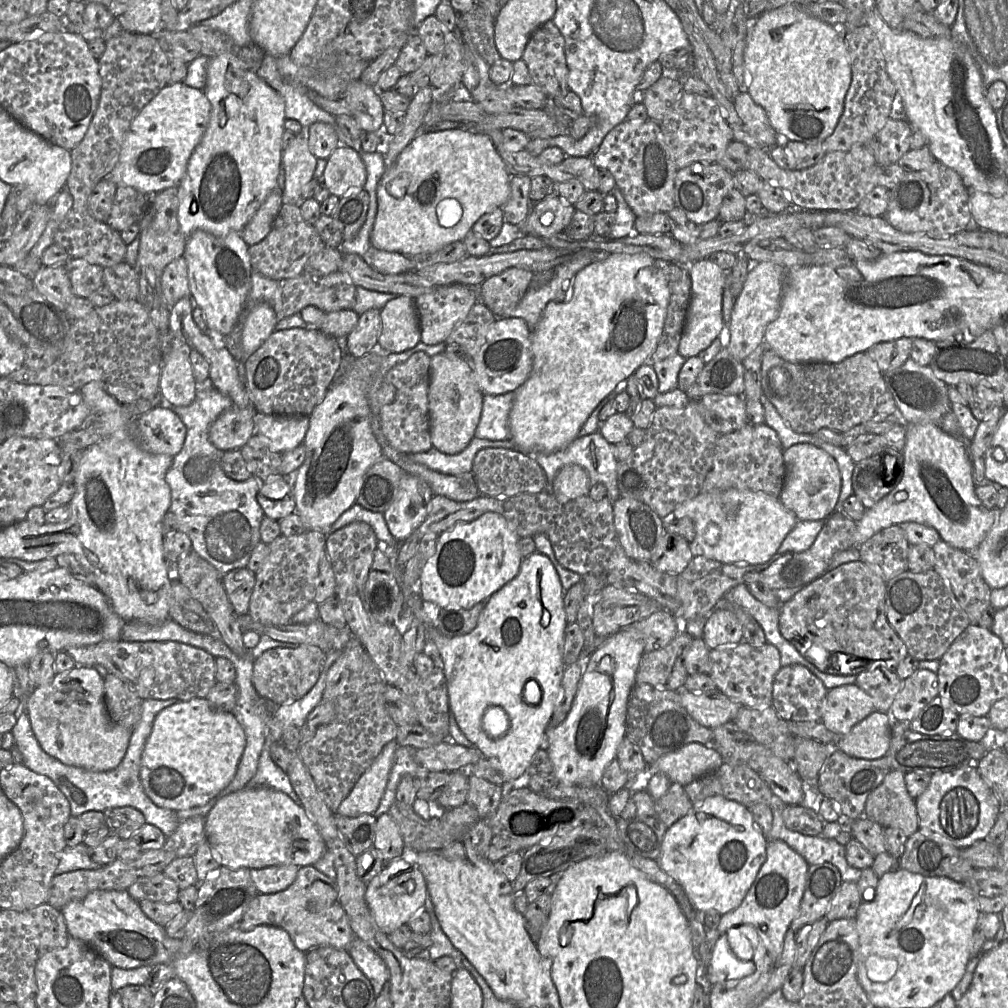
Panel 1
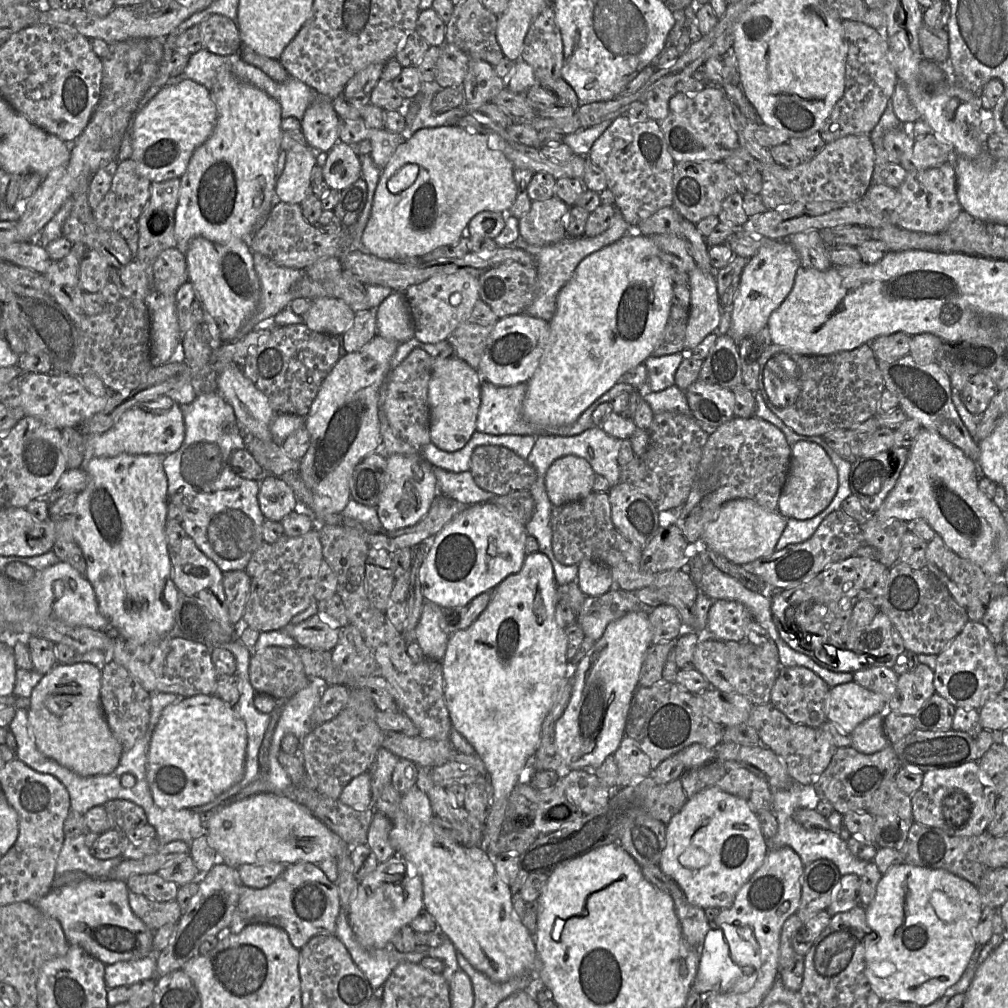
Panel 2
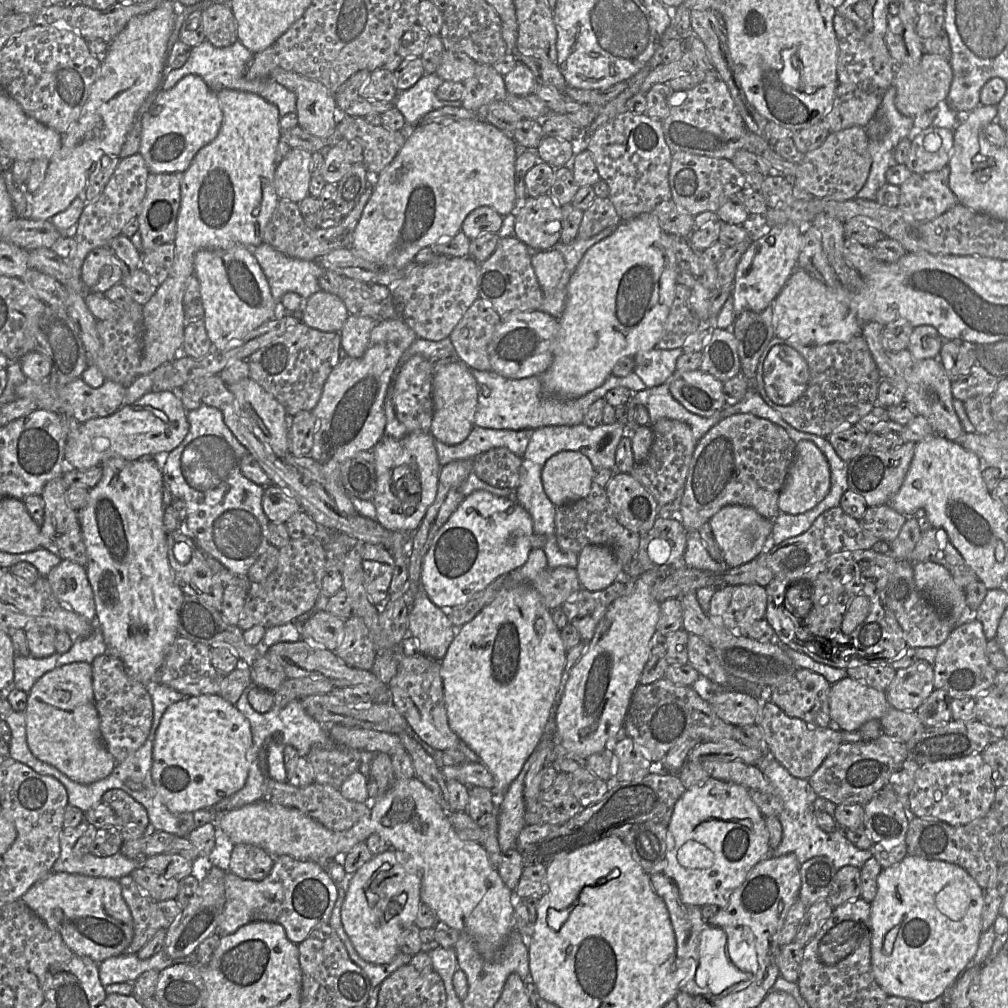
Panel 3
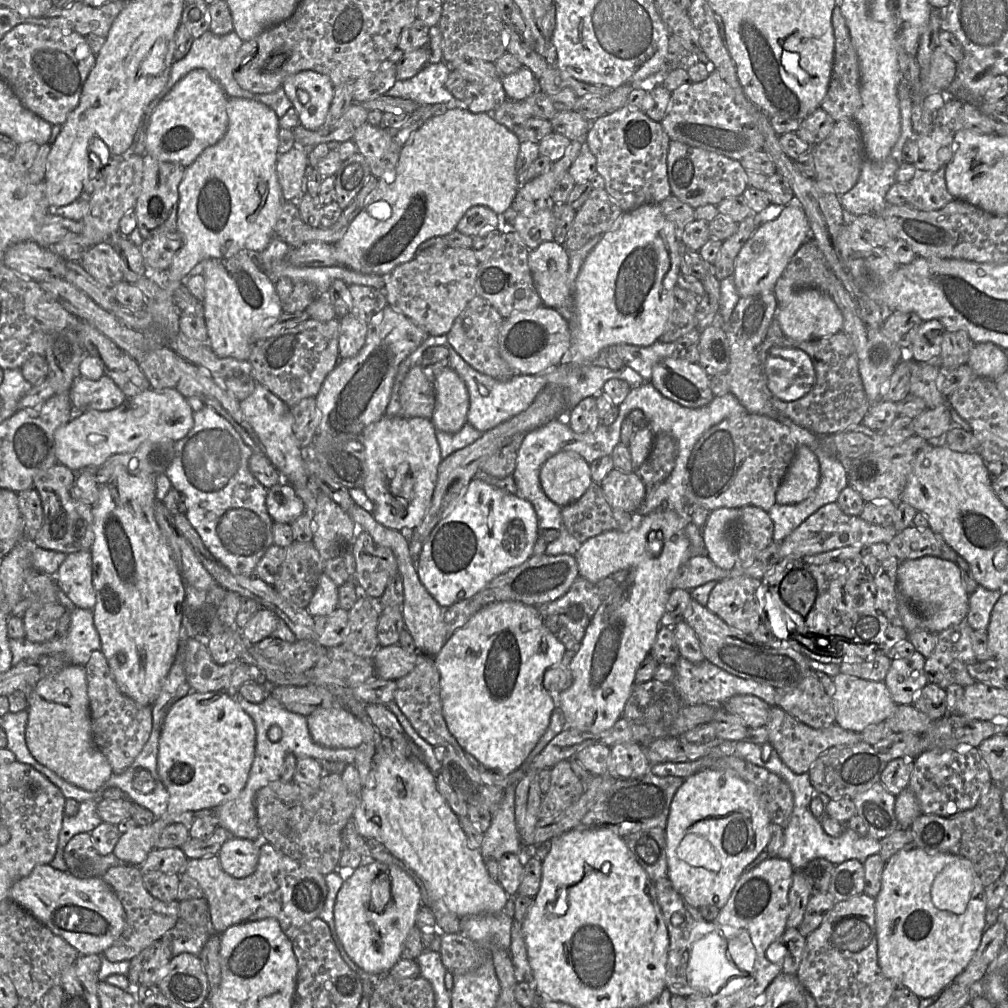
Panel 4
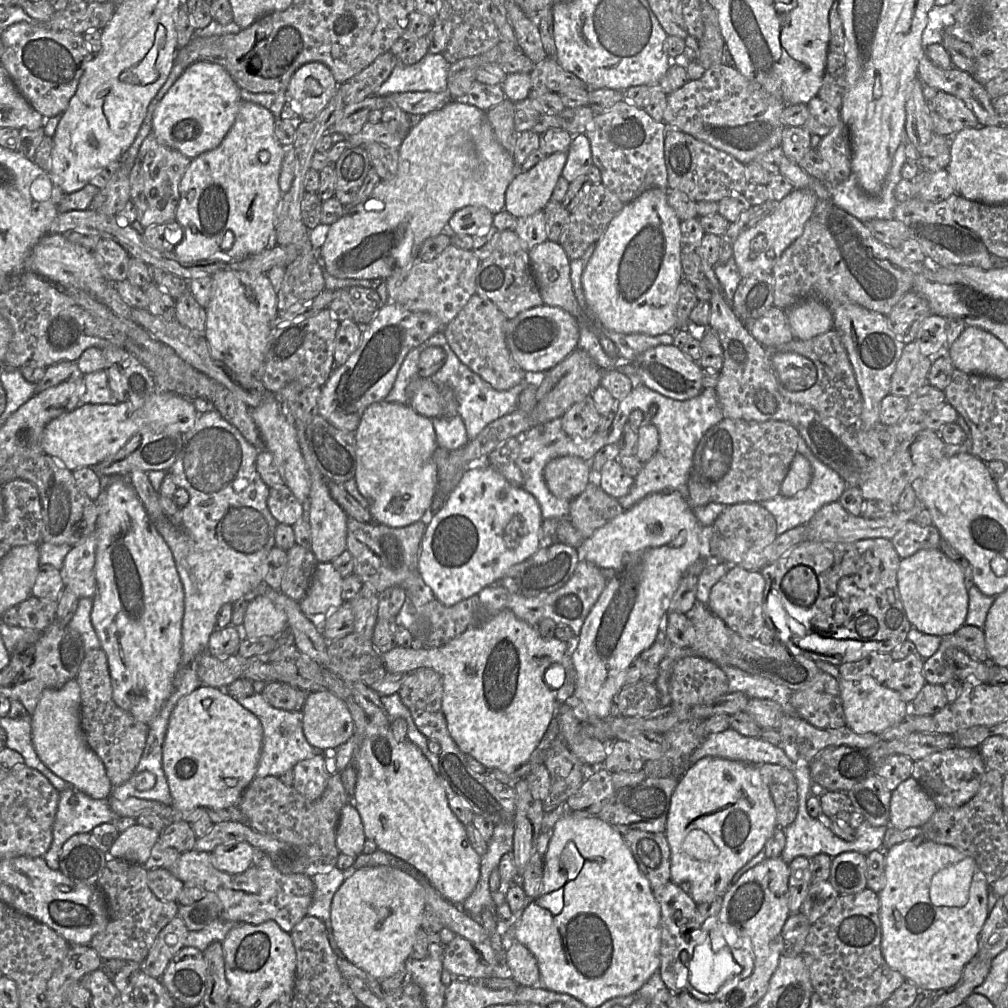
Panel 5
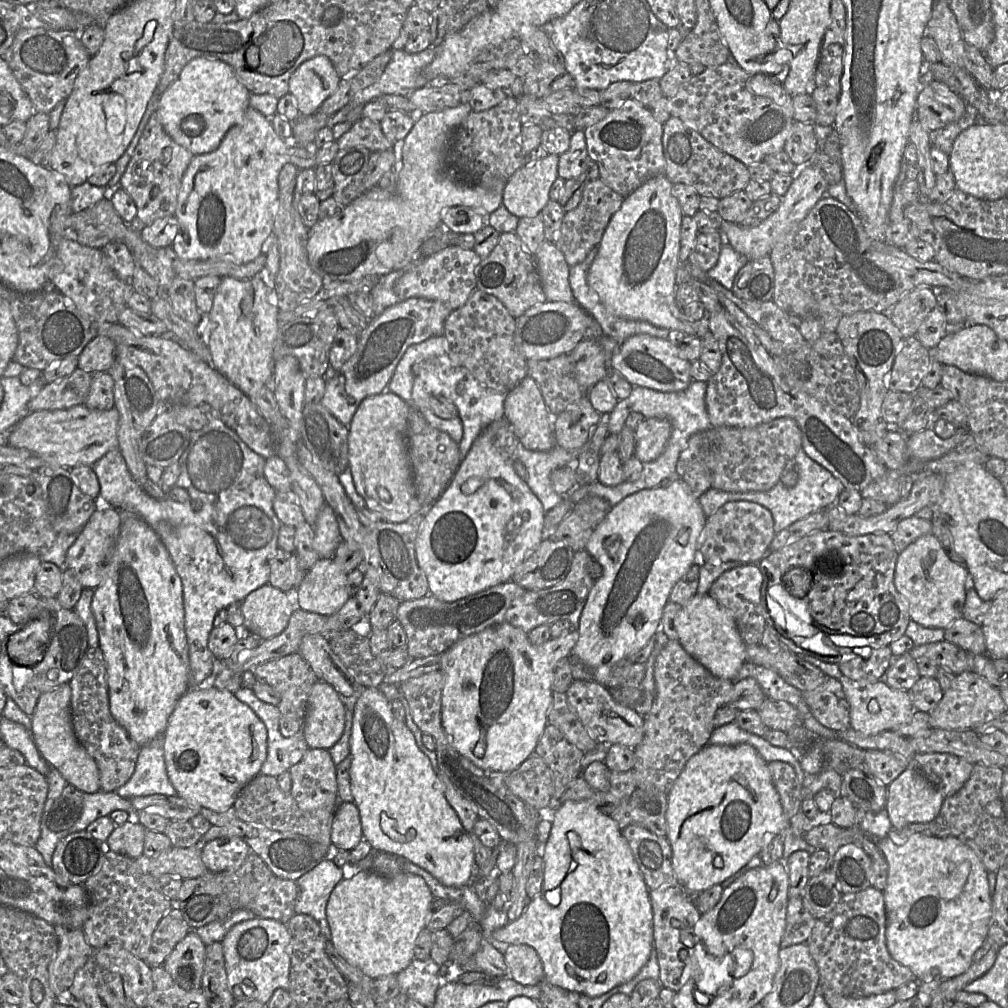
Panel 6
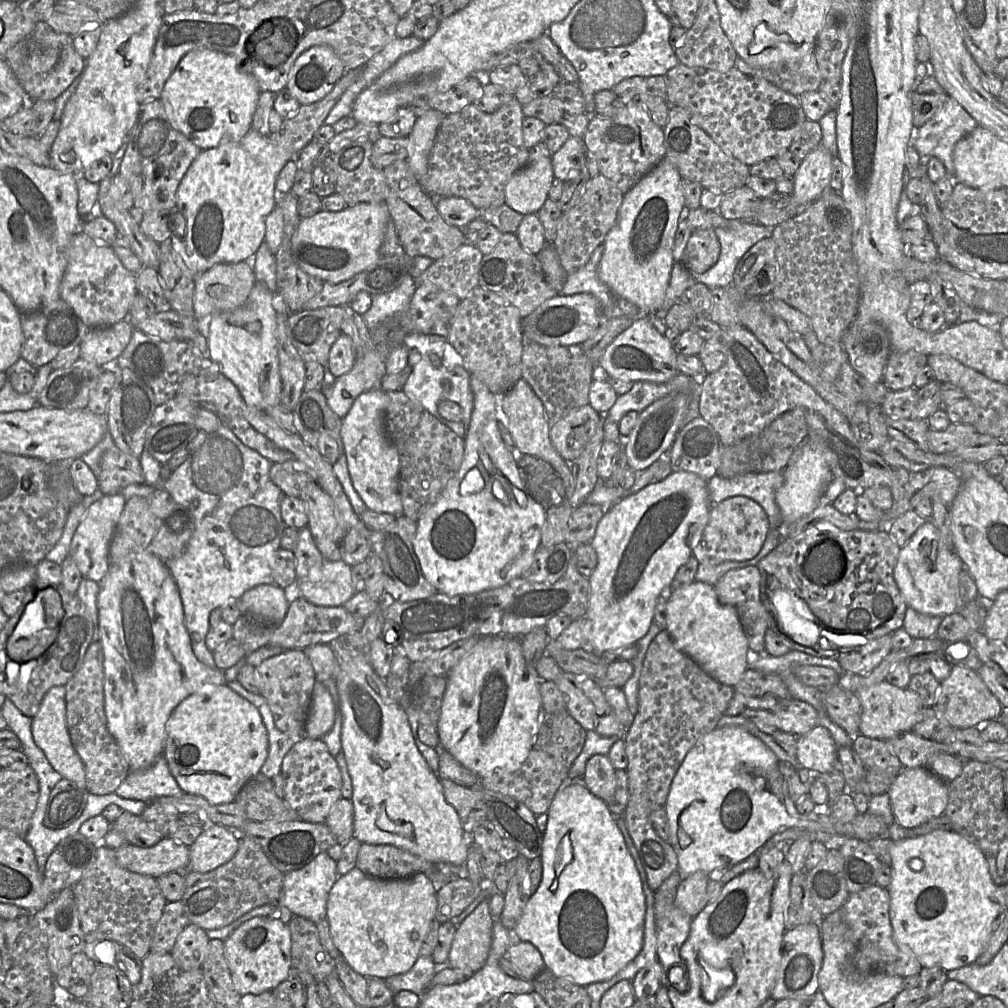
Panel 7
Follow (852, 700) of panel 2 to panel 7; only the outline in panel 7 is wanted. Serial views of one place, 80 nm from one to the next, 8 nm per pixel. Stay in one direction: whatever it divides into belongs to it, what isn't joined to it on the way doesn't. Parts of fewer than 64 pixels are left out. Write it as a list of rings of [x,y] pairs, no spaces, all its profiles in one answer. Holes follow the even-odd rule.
[[[884,680],[853,693],[862,705],[859,733],[866,737],[887,740],[903,732],[910,732],[922,720],[925,706],[920,696],[909,688],[899,688]]]

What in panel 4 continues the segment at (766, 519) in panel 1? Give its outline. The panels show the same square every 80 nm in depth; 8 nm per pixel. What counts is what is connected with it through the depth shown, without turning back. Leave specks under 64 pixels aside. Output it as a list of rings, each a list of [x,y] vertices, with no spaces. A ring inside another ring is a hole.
[[[734,508],[714,510],[710,512],[703,529],[705,555],[723,570],[731,570],[738,564],[732,534],[738,513],[739,509]]]

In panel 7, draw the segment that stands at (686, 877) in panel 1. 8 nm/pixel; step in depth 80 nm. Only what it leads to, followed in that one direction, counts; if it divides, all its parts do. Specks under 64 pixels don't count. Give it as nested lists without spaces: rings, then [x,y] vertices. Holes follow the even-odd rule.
[[[739,726],[716,727],[689,750],[672,781],[665,810],[681,880],[697,871],[720,874],[750,855],[758,854],[759,849],[774,834],[787,828],[821,831],[866,842],[888,837],[885,821],[868,811],[858,813],[852,821],[846,823],[835,821],[830,815],[817,815],[813,811],[801,815],[788,794],[777,756],[760,739]]]

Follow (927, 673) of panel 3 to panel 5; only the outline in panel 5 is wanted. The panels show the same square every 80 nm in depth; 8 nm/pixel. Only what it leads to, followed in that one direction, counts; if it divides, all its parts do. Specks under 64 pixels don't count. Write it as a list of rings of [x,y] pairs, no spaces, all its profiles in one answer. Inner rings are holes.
[[[917,653],[893,661],[887,671],[884,685],[898,692],[906,703],[911,704],[927,683],[923,676],[923,665],[924,659]]]

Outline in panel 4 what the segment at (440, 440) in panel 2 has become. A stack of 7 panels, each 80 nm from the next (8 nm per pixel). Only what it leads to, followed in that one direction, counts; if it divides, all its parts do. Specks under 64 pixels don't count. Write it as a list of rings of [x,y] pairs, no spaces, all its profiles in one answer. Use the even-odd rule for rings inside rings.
[[[450,367],[433,377],[435,406],[431,421],[436,430],[457,433],[467,423],[469,393],[465,382]]]

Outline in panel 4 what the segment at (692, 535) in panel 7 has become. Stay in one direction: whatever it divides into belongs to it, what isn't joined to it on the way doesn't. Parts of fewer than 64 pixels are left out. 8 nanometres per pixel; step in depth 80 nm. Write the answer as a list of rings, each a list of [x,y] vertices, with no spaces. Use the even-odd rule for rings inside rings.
[[[658,508],[640,516],[636,525],[628,531],[610,530],[591,537],[581,544],[575,554],[579,576],[597,583],[618,571],[626,571],[627,578],[599,606],[580,648],[570,664],[573,682],[560,695],[560,709],[565,718],[565,729],[573,728],[584,732],[600,733],[610,729],[621,717],[628,698],[635,685],[635,674],[644,659],[650,655],[655,643],[661,618],[670,597],[672,583],[682,566],[690,559],[690,542],[686,535],[687,520],[675,511]],[[656,530],[662,533],[662,548],[658,556],[650,552],[650,542],[659,541]]]

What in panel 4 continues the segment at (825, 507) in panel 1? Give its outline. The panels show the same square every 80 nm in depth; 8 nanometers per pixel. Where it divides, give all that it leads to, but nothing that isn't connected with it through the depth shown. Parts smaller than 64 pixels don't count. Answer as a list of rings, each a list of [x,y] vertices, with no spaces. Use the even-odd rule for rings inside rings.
[[[797,446],[795,456],[776,492],[779,505],[798,504],[816,489],[820,478],[817,456],[807,446]]]

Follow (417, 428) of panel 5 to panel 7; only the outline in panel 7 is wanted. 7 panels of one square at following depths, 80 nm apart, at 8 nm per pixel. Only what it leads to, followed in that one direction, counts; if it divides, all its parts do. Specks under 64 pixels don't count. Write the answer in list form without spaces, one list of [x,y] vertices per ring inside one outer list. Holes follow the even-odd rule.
[[[381,388],[361,393],[342,418],[341,437],[353,487],[367,509],[398,517],[403,515],[399,494],[400,459],[385,430],[384,414],[388,403],[389,397]]]

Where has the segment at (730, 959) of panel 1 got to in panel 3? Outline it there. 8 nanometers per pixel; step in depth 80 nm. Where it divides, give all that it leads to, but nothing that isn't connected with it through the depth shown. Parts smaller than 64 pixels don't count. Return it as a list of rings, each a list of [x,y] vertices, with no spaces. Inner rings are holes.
[[[707,925],[700,935],[699,964],[693,978],[697,987],[719,995],[752,975],[739,970],[730,961],[723,929]]]

